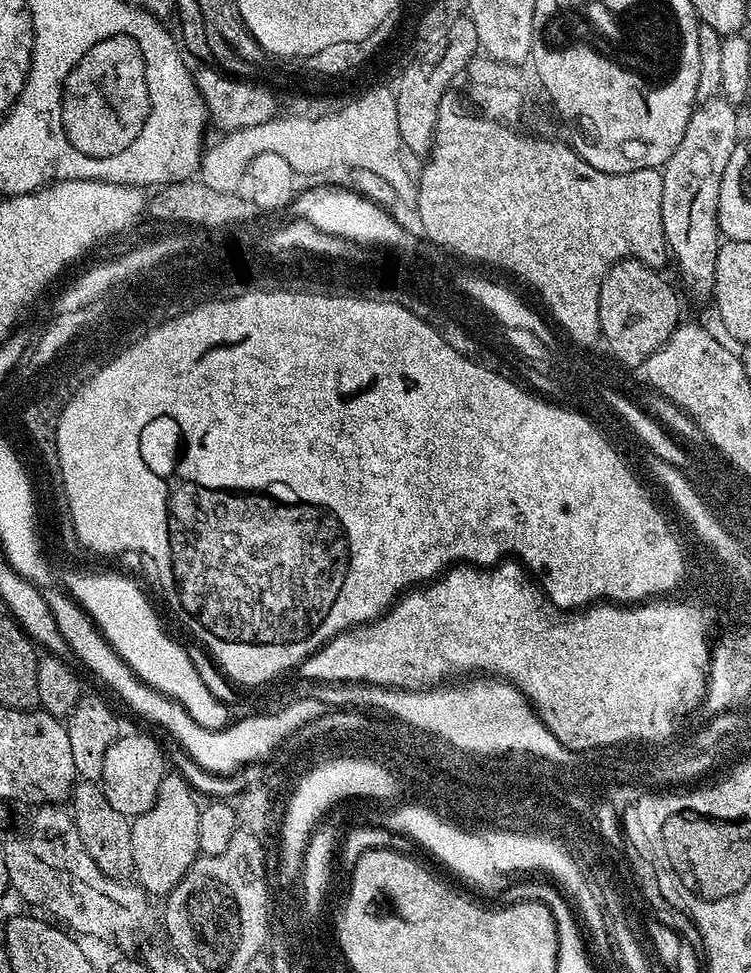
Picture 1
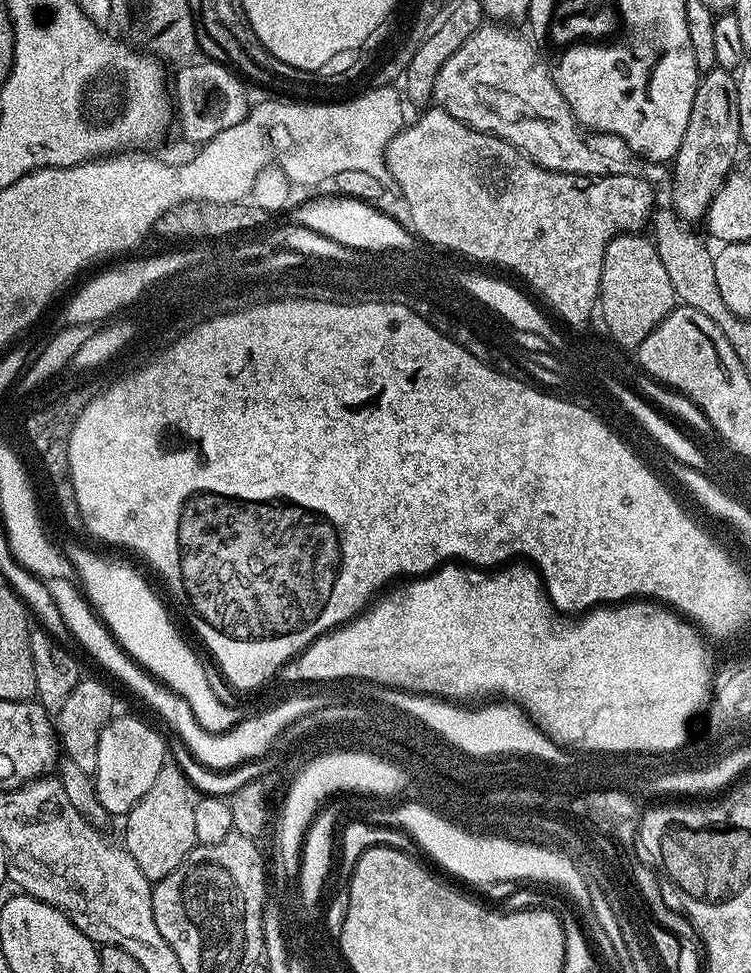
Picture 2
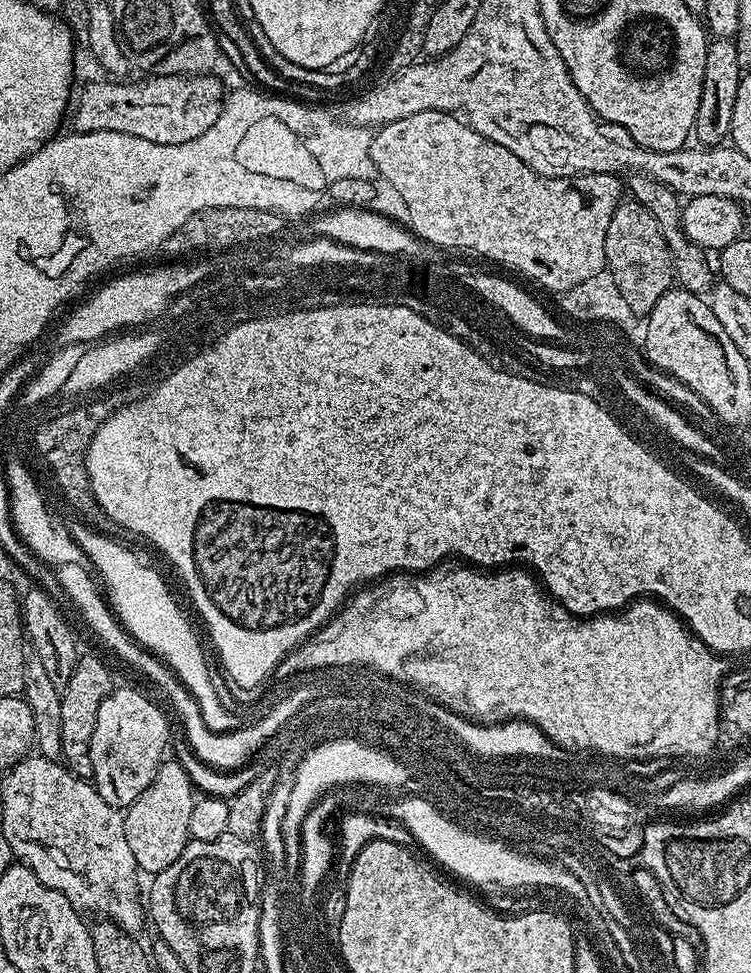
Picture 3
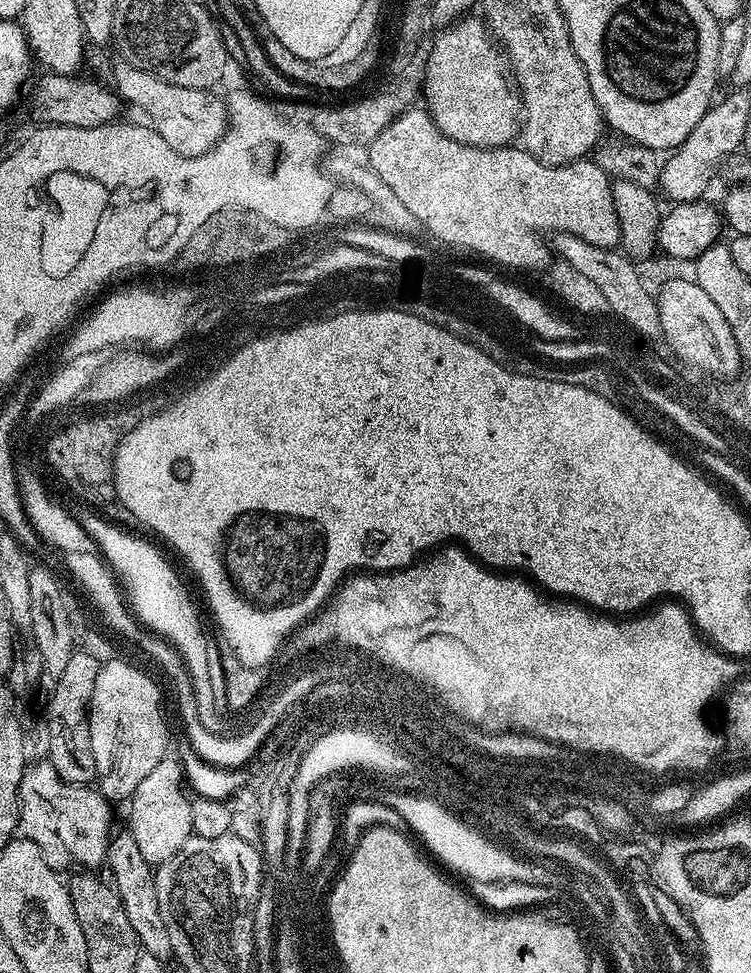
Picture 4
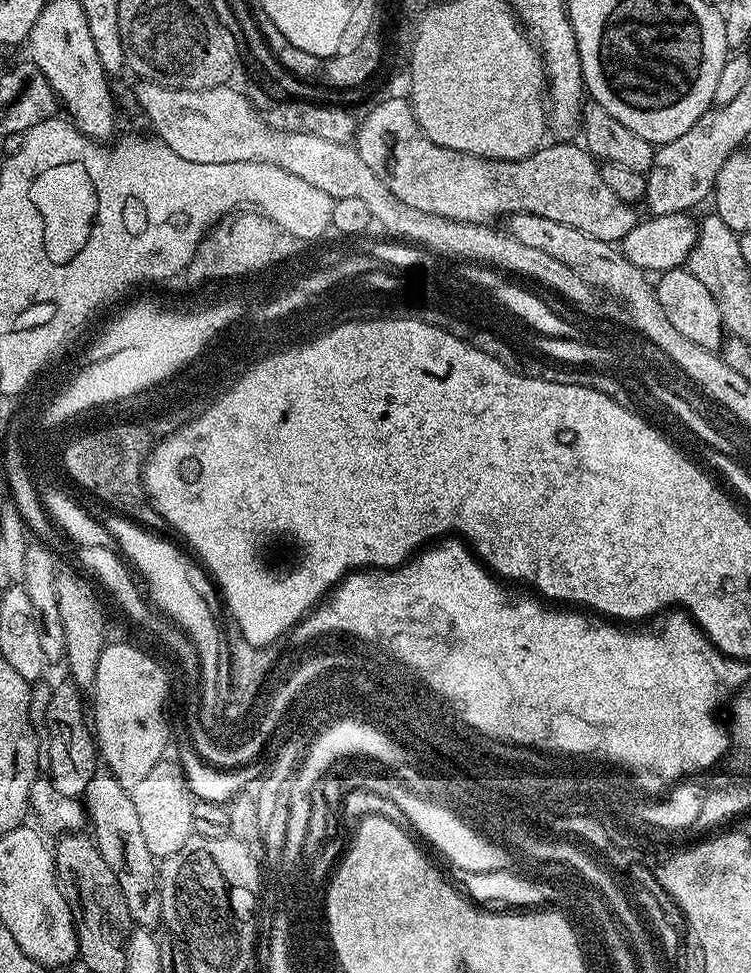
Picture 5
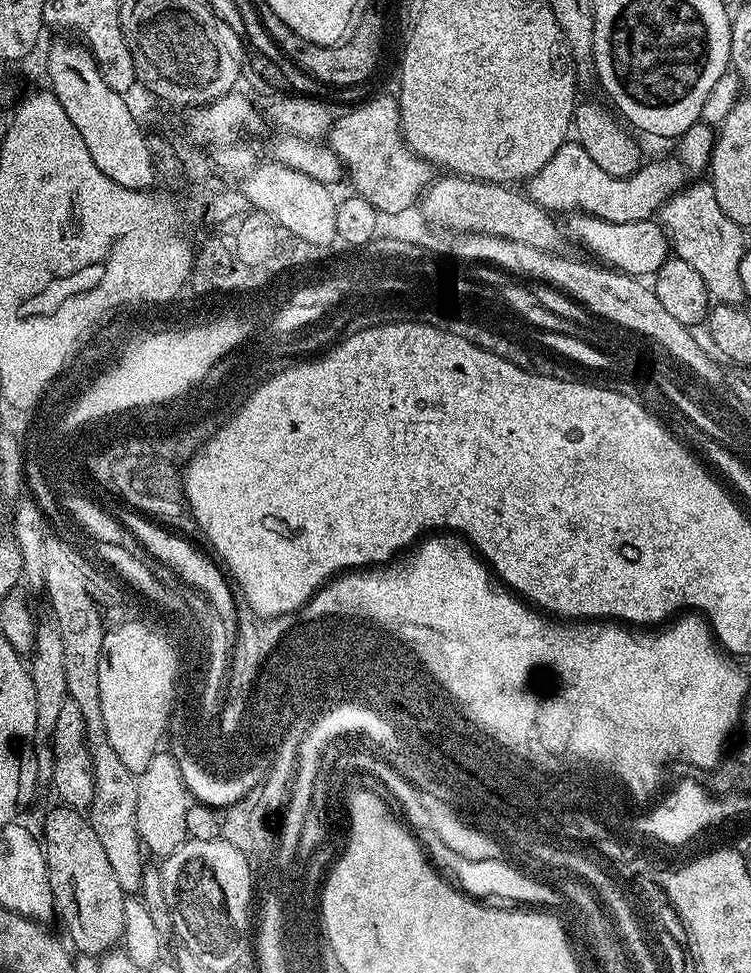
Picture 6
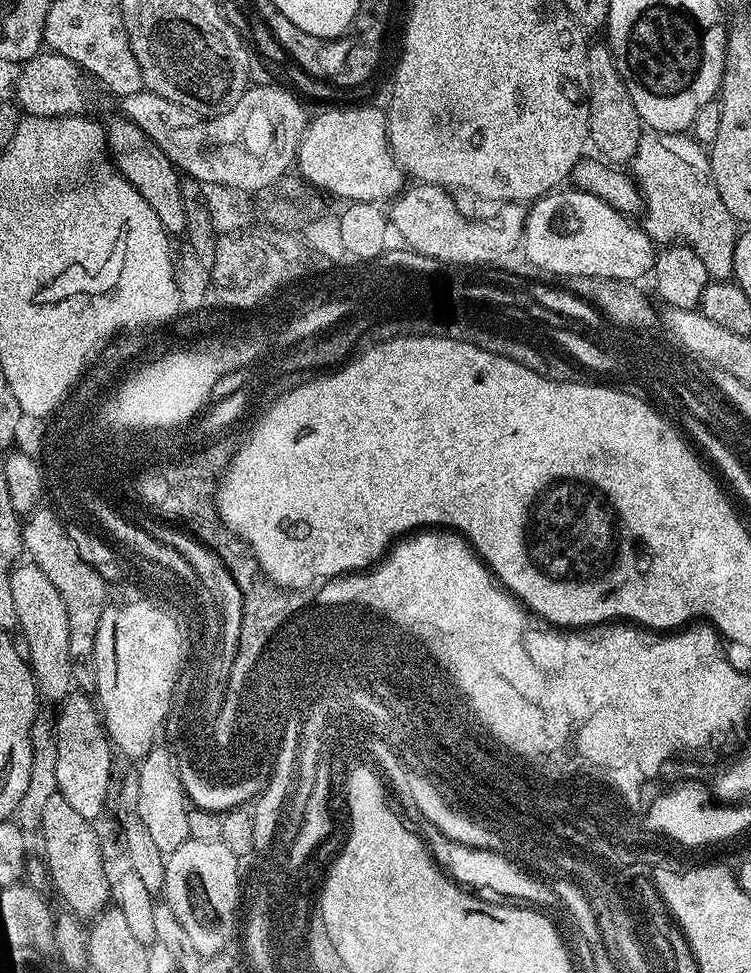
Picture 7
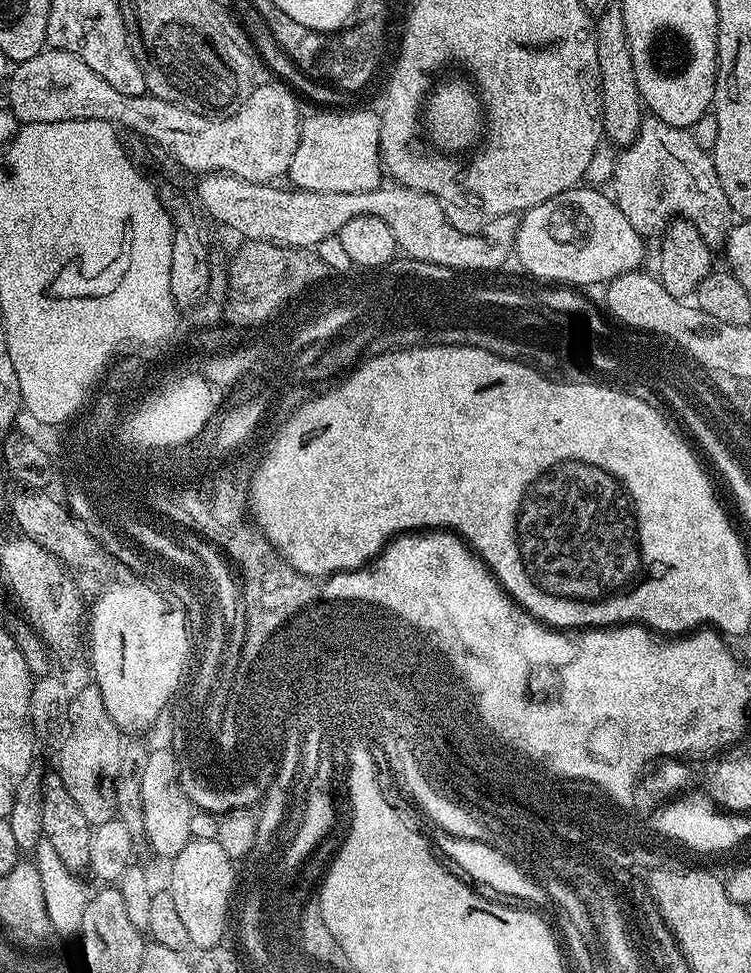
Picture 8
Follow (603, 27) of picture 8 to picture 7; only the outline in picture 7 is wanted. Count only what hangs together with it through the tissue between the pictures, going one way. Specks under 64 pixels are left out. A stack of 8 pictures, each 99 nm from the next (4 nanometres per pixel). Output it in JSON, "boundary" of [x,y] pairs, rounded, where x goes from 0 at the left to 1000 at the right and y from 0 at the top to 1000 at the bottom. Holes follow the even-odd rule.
{"boundary":[[[790,44],[780,60],[783,77],[783,142],[787,151],[794,151],[800,161],[816,171],[835,170],[850,154],[855,139],[855,128],[844,105],[839,105],[839,95],[828,84],[820,65],[806,44]]]}

